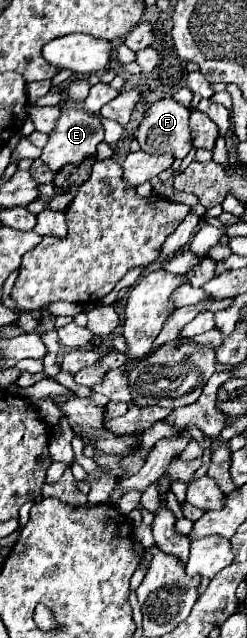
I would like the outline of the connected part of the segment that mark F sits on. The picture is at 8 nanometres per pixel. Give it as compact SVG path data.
M174 98L148 104L136 134L140 148L144 152L166 152L174 158L184 158L192 148L188 116L190 110Z

